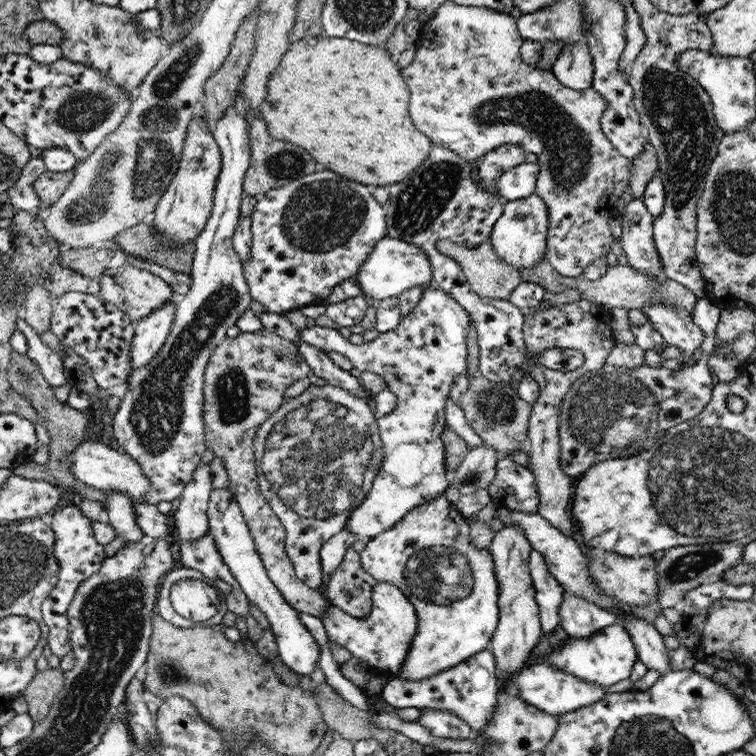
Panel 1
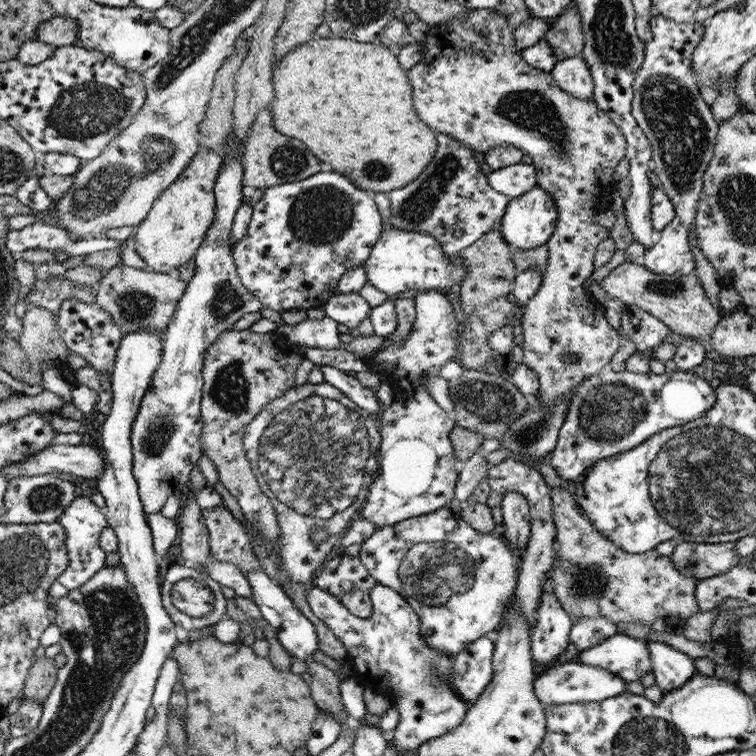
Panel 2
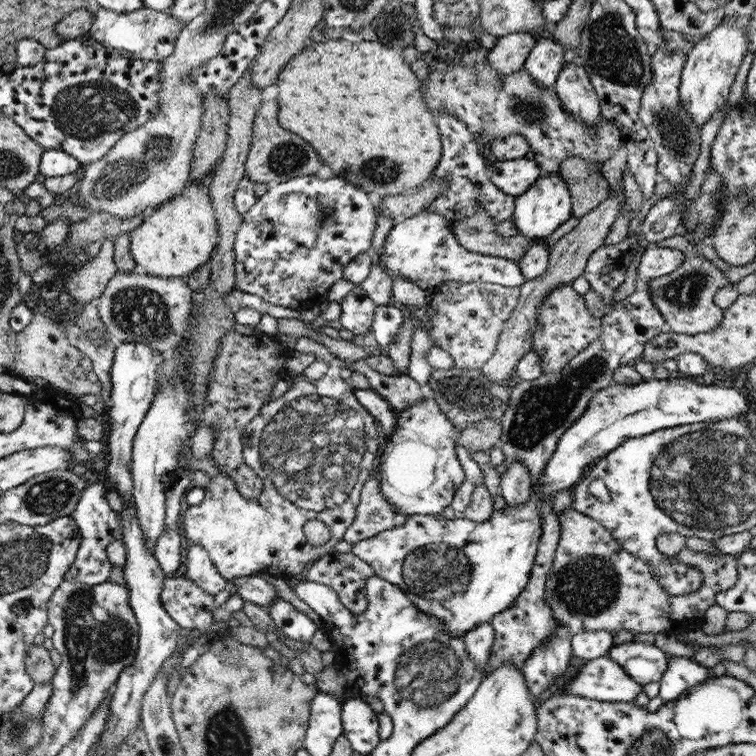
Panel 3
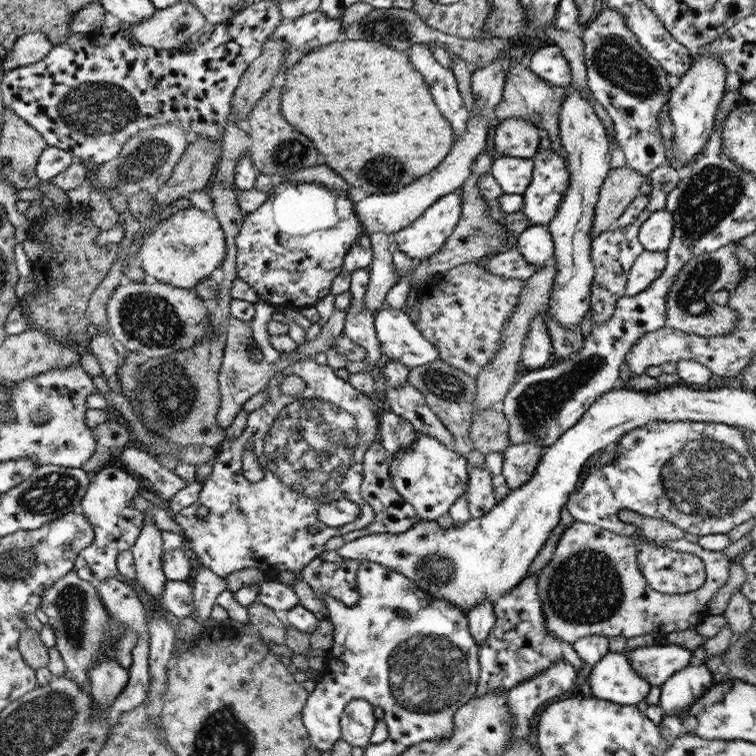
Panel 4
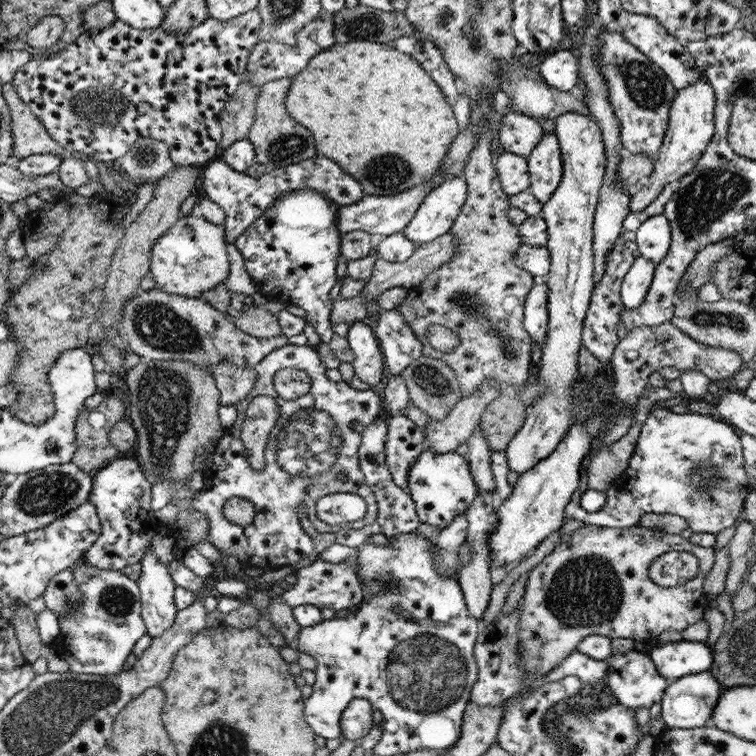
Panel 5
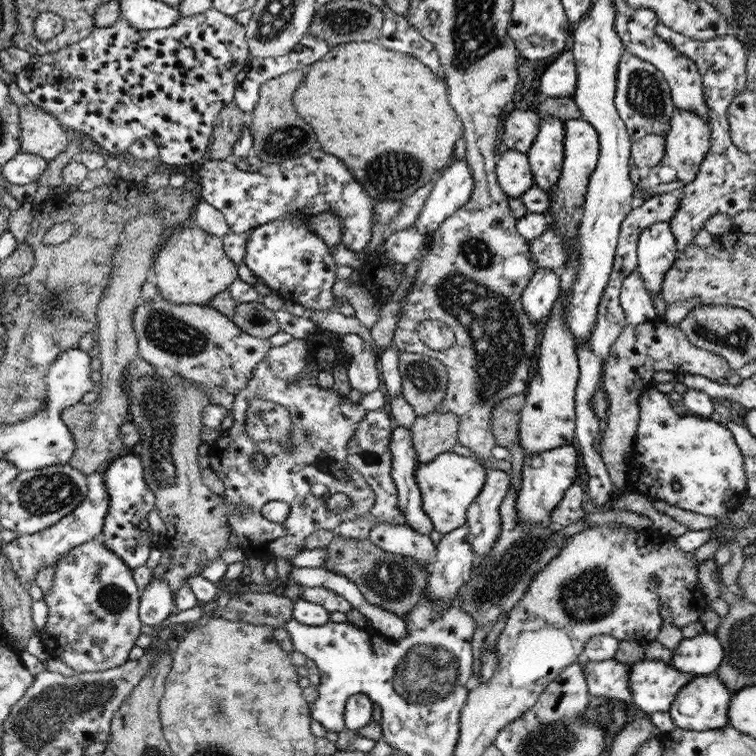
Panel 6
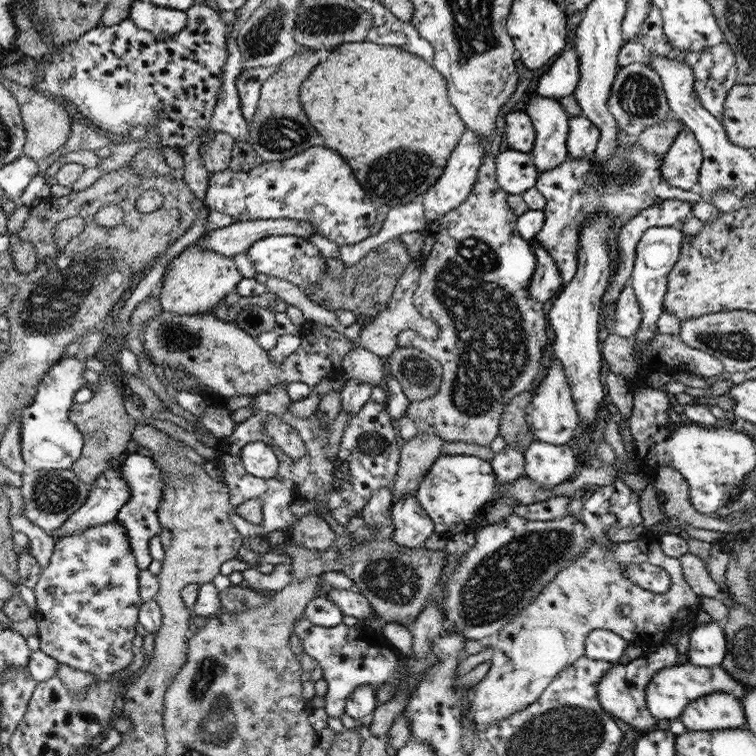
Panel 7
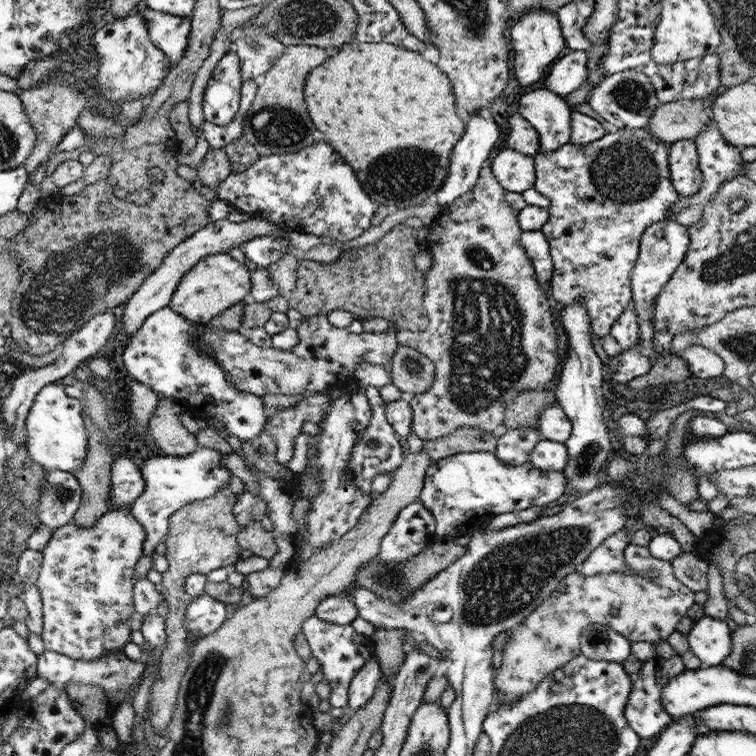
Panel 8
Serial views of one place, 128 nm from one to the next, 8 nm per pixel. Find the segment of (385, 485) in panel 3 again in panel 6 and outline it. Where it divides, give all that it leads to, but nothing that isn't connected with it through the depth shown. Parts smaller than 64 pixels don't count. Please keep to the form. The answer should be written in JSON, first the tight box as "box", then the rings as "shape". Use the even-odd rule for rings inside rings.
{"box":[415,450,488,534],"shape":[[[451,450],[439,454],[428,464],[420,463],[415,467],[415,481],[421,492],[424,514],[433,522],[435,530],[446,534],[459,526],[462,526],[467,521],[467,510],[474,499],[480,494],[484,486],[488,469],[482,466],[477,460],[471,457],[460,456]]]}

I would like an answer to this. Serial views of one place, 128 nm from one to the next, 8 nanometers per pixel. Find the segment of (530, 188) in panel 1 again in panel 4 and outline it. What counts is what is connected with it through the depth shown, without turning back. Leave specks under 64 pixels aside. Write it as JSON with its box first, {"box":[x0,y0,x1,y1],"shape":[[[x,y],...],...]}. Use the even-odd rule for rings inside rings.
{"box":[490,156,533,196],"shape":[[[501,156],[492,163],[490,172],[505,194],[523,196],[532,181],[533,160]]]}

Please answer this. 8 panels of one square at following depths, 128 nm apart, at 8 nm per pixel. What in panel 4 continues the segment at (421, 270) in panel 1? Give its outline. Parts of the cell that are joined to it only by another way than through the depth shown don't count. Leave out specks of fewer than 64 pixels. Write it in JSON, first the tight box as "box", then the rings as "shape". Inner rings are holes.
{"box":[394,190,540,281],"shape":[[[460,190],[448,193],[447,196],[436,200],[436,203],[430,205],[414,223],[395,232],[394,240],[396,241],[397,249],[406,254],[408,258],[411,258],[415,264],[423,260],[426,261],[439,252],[443,248],[447,238],[453,233],[460,216],[462,216],[461,196],[462,192]],[[510,248],[503,253],[492,255],[489,259],[484,259],[483,267],[496,277],[522,281],[531,278],[540,270],[535,264],[528,264],[516,248]]]}

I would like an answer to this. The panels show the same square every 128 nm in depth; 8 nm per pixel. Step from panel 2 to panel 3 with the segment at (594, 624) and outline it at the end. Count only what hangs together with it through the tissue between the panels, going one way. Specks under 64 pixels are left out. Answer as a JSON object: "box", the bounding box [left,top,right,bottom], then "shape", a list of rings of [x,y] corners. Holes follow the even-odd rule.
{"box":[570,631,613,661],"shape":[[[606,631],[580,632],[570,640],[573,656],[585,661],[607,656],[613,646],[613,634]]]}

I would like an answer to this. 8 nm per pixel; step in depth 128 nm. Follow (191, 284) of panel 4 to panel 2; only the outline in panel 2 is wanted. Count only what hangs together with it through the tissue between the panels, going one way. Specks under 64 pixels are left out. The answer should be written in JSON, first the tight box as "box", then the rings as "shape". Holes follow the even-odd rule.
{"box":[133,148,223,274],"shape":[[[199,148],[191,164],[176,182],[167,189],[158,199],[150,215],[137,226],[134,233],[133,250],[140,255],[148,266],[148,270],[163,274],[177,274],[178,268],[183,264],[194,260],[200,246],[207,238],[207,232],[211,230],[217,218],[217,200],[215,197],[215,184],[222,172],[223,154]]]}

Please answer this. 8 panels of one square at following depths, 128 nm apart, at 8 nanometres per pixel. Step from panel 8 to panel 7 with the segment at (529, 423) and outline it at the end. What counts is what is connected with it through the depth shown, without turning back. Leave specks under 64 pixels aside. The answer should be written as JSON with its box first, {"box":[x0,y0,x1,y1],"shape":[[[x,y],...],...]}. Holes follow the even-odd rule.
{"box":[499,391,534,450],"shape":[[[533,391],[521,392],[512,397],[501,412],[499,435],[507,442],[507,446],[526,450],[534,440],[532,429],[525,419],[525,410],[532,395]]]}

